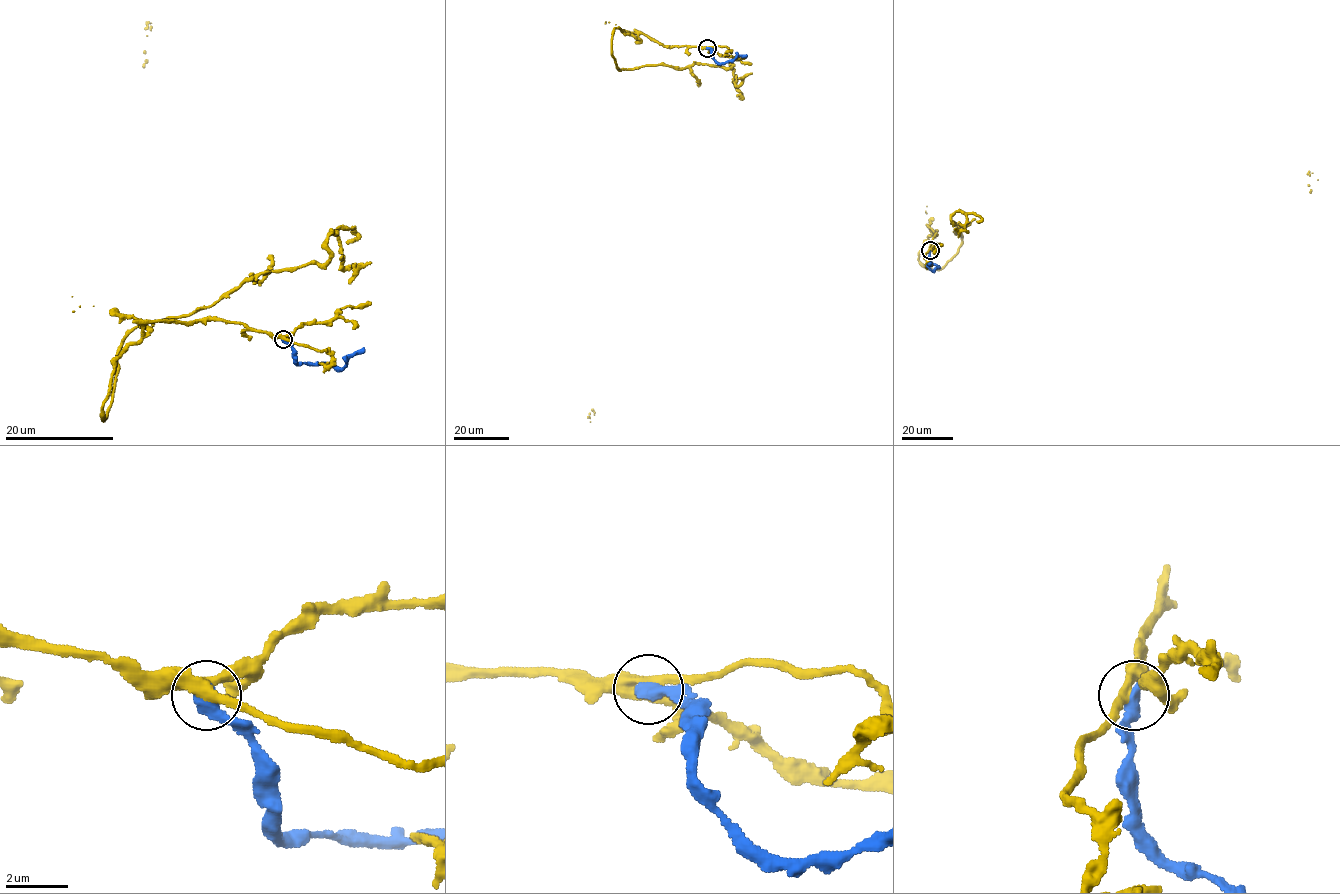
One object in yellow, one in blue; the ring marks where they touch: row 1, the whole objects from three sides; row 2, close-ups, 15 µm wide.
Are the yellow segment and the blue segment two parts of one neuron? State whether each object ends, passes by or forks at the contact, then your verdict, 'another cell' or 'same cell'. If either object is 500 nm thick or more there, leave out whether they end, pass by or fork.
another cell

